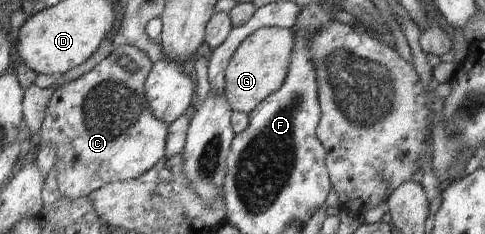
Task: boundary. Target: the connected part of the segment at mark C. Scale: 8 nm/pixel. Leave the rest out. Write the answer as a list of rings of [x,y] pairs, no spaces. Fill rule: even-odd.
[[[130,44],[119,45],[92,70],[56,89],[48,103],[47,113],[39,132],[39,145],[55,150],[53,168],[63,197],[72,200],[84,198],[108,183],[137,179],[154,168],[154,165],[165,156],[169,125],[153,115],[143,94],[145,80],[152,67],[151,58],[138,50],[138,47]],[[121,56],[127,56],[134,63],[137,68],[136,74],[118,65]]]

